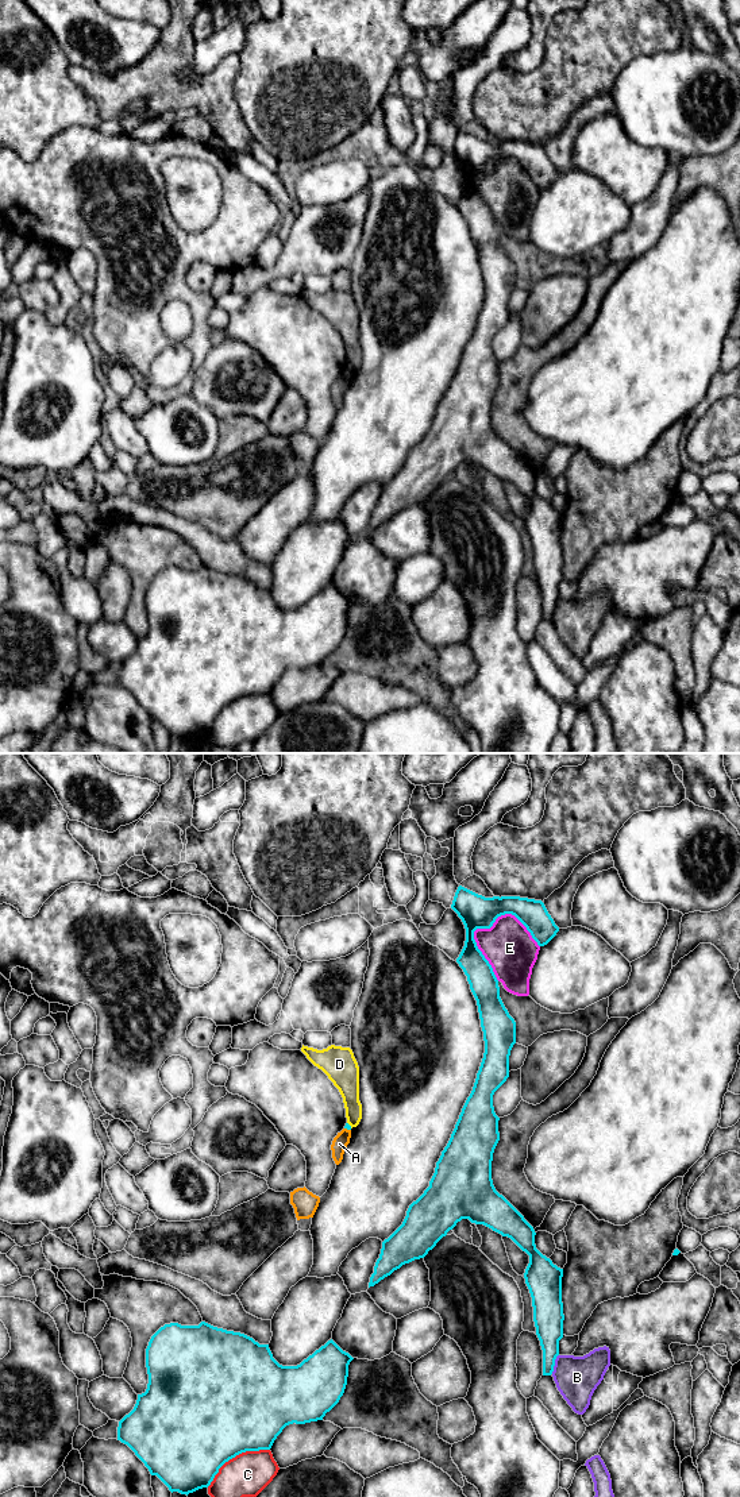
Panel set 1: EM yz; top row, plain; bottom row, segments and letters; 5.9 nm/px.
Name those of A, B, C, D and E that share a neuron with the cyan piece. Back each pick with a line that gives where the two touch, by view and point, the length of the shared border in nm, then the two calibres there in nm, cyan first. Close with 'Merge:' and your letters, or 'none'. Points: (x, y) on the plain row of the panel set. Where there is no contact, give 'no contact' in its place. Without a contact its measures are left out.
Merge: none

